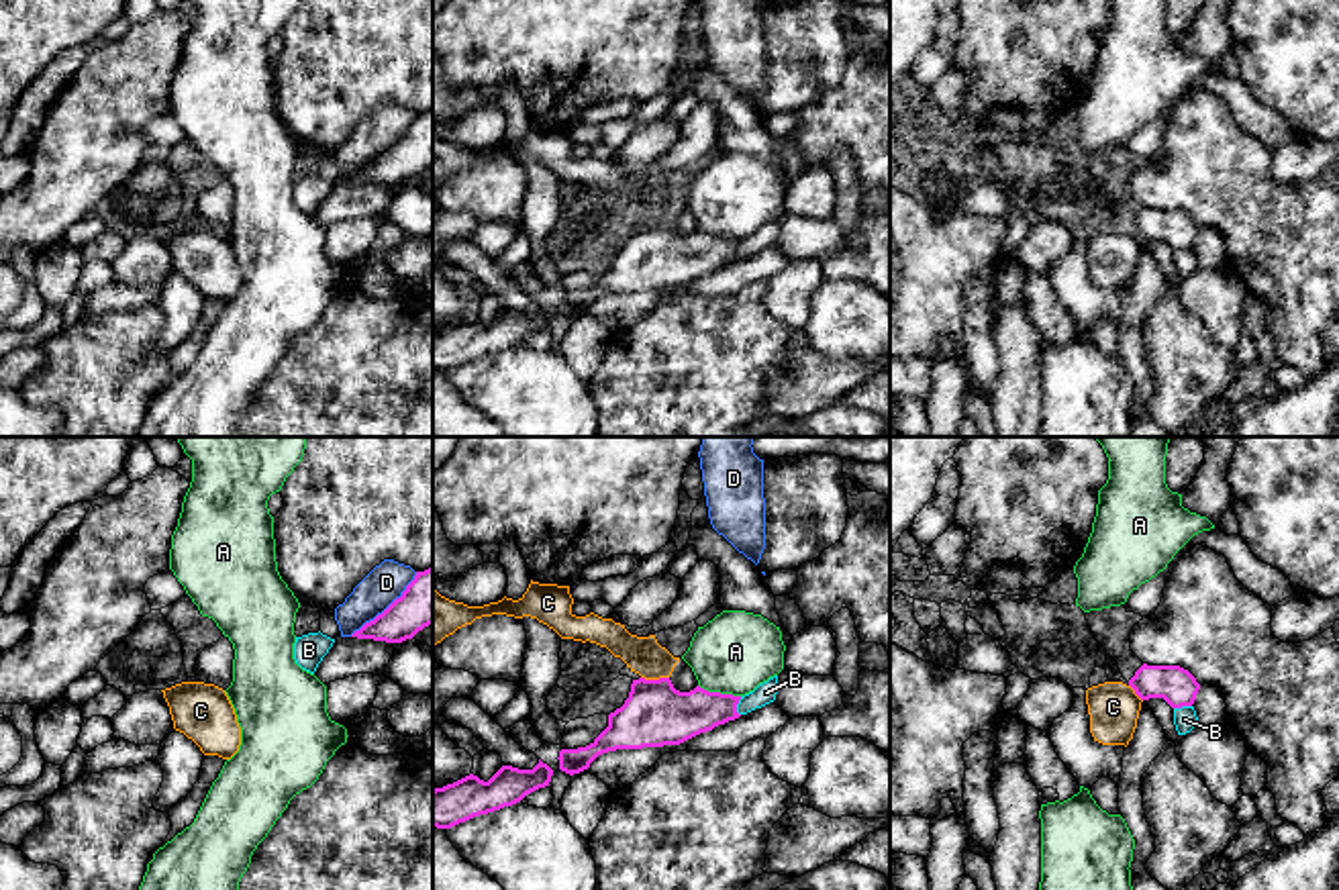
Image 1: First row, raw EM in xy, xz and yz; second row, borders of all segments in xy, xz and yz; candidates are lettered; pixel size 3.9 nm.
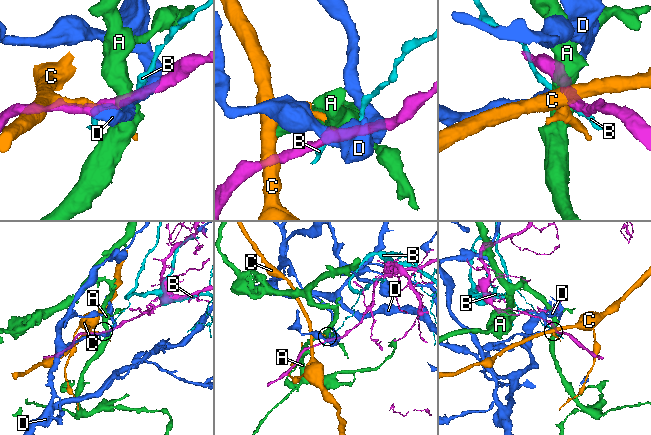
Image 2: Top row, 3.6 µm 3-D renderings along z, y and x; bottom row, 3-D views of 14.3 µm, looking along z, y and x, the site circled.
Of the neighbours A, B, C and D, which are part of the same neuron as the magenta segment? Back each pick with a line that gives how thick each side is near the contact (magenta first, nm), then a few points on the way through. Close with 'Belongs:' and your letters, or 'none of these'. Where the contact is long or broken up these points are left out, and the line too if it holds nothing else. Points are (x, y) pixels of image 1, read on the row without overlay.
Belongs: none of these

